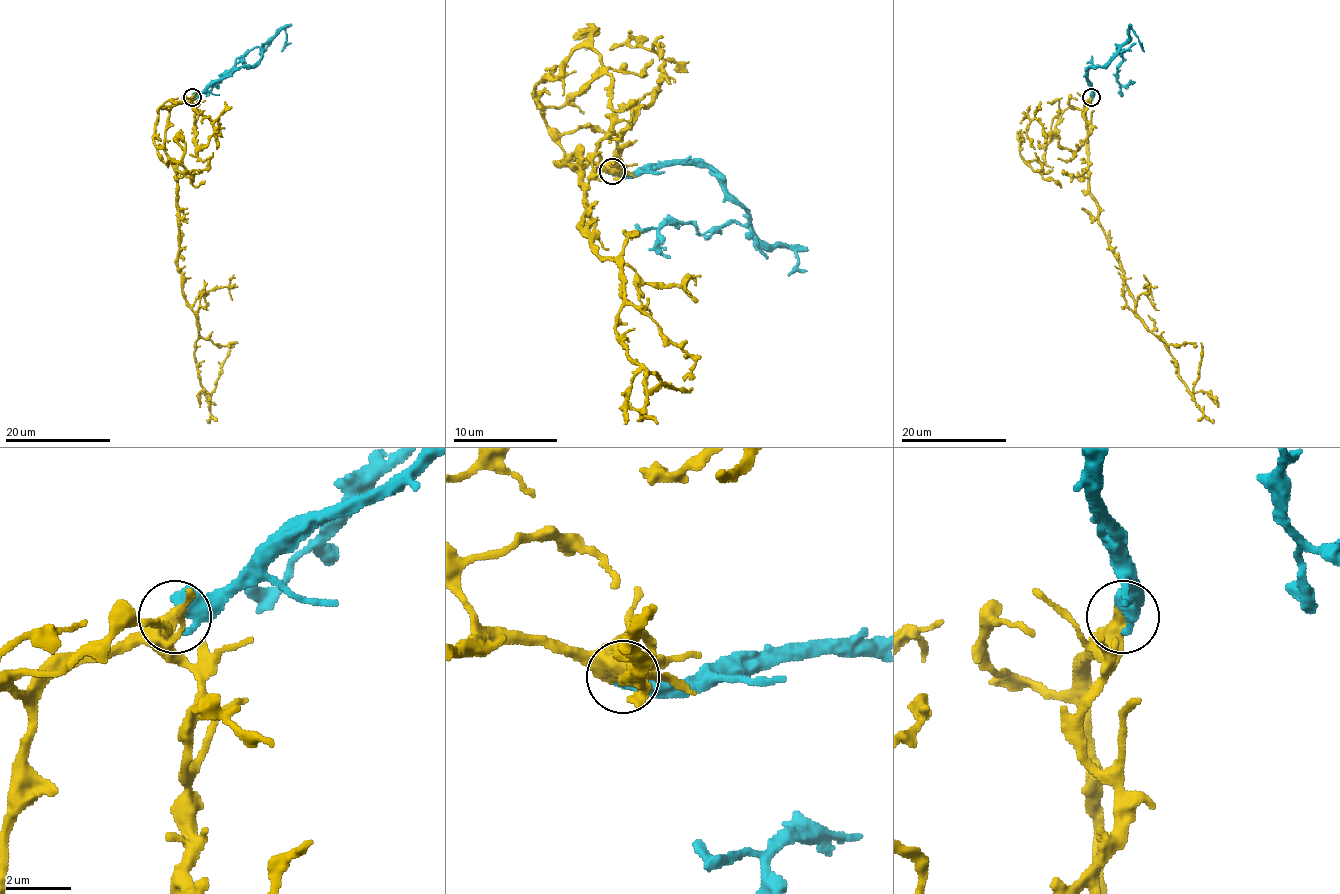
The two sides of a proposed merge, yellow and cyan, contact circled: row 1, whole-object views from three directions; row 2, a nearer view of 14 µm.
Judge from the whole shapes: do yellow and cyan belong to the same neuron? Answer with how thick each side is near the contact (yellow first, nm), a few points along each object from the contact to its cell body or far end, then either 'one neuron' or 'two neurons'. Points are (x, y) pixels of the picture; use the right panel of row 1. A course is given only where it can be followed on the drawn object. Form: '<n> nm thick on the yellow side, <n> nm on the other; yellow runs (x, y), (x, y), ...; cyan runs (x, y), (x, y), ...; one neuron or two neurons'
600 nm thick on the yellow side, 400 nm on the other; yellow runs (1091, 96), (1086, 102), (1089, 194), (1098, 209), (1098, 223), (1139, 320), (1163, 342), (1190, 393), (1201, 342); cyan runs (1091, 96), (1087, 69), (1102, 66), (1118, 48), (1123, 58), (1118, 66), (1118, 81), (1122, 85), (1134, 81); one neuron

